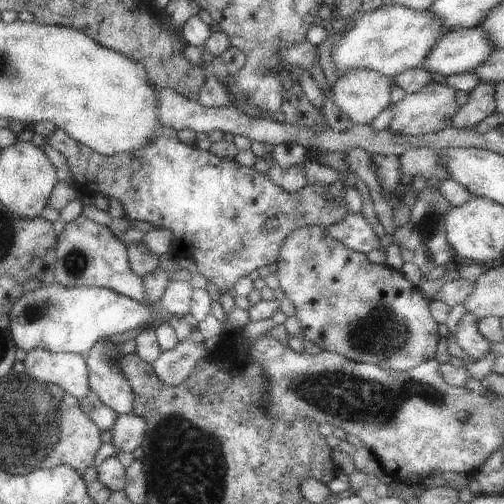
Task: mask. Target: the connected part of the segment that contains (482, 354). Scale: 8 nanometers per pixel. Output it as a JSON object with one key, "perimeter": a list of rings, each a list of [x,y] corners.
{"perimeter":[[[466,313],[459,320],[456,332],[457,343],[462,347],[462,350],[468,354],[472,360],[481,360],[490,355],[492,348],[491,342],[487,341],[477,327],[477,318],[472,313]]]}

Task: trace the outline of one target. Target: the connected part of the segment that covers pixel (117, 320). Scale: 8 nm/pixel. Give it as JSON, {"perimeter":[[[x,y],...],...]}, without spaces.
{"perimeter":[[[54,280],[21,296],[10,314],[11,331],[17,348],[26,352],[39,346],[50,352],[86,356],[100,339],[150,324],[158,309],[158,305],[139,303],[111,288],[65,287]]]}

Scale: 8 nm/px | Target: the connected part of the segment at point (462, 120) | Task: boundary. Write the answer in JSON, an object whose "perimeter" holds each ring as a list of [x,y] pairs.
{"perimeter":[[[480,81],[479,85],[469,92],[467,101],[461,107],[457,108],[457,112],[453,116],[453,126],[459,129],[475,128],[478,122],[494,114],[495,111],[495,83]]]}

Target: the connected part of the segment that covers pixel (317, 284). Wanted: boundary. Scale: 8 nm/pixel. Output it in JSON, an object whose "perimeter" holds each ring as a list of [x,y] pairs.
{"perimeter":[[[311,226],[295,230],[290,233],[285,242],[282,243],[280,258],[278,262],[278,280],[280,288],[284,291],[285,297],[294,303],[296,309],[296,317],[301,324],[301,338],[306,336],[314,344],[318,344],[321,350],[330,351],[331,353],[338,353],[353,361],[359,363],[370,363],[381,366],[383,369],[396,372],[406,372],[411,368],[416,368],[419,364],[429,361],[434,358],[436,354],[436,346],[438,346],[438,324],[432,318],[432,312],[428,310],[428,300],[422,296],[419,288],[414,284],[410,284],[410,280],[406,280],[406,276],[402,276],[400,271],[386,268],[386,266],[376,266],[376,264],[369,262],[364,253],[356,252],[343,245],[340,241],[334,240],[325,232],[325,227]]]}

